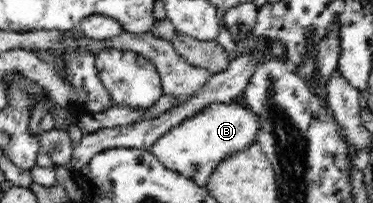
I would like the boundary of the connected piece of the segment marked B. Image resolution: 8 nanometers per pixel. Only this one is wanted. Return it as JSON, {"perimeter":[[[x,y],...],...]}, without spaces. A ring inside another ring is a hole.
{"perimeter":[[[217,103],[206,109],[174,126],[150,148],[165,167],[186,176],[202,187],[223,158],[247,148],[251,142],[256,142],[257,130],[261,126],[258,117],[241,104]]]}

